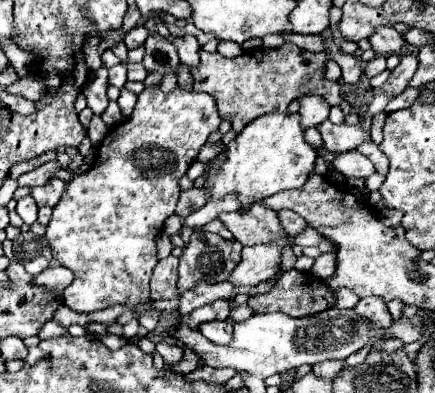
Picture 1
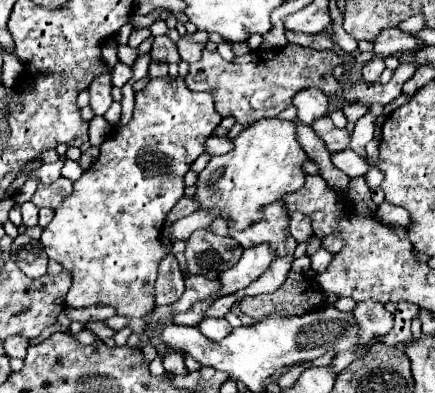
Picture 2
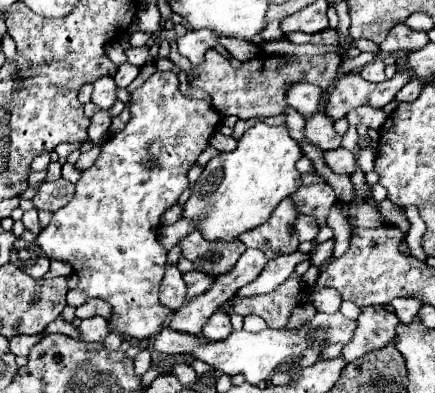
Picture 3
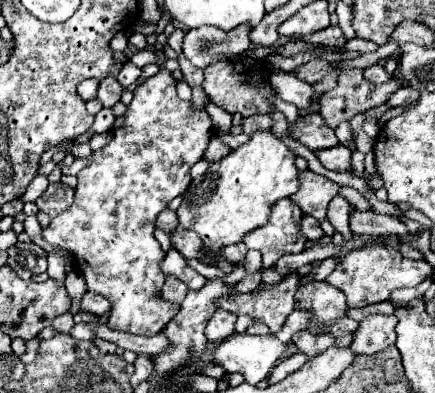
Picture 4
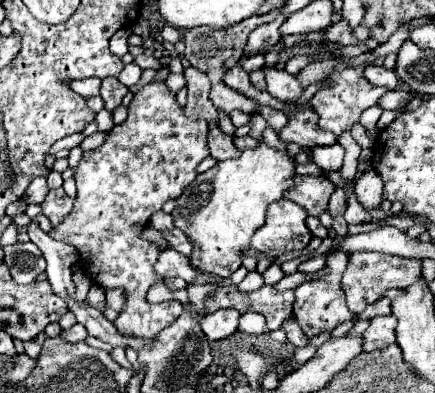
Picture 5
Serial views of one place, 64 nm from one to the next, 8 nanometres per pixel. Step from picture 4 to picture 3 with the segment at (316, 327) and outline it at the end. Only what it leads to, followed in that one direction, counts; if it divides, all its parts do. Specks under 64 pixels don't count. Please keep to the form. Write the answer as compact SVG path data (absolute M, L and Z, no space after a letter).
M312 286L312 300L310 300L316 310L320 312L338 312L340 308L340 294L332 288L318 288L318 286Z

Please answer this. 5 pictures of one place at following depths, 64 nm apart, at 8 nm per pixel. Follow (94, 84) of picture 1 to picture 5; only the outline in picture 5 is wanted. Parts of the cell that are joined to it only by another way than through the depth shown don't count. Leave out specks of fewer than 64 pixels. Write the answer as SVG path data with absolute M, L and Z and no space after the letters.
M104 78L102 80L102 88L100 88L100 96L104 100L104 108L106 110L114 110L116 106L120 106L122 98L126 96L128 88L124 88L124 84L118 82L118 78Z

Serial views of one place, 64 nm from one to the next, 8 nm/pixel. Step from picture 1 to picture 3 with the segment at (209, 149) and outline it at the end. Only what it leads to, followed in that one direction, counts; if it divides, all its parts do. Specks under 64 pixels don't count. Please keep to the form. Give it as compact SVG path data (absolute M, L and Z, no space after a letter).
M214 134L208 144L218 152L232 152L236 148L236 140L232 136L222 136L222 134Z

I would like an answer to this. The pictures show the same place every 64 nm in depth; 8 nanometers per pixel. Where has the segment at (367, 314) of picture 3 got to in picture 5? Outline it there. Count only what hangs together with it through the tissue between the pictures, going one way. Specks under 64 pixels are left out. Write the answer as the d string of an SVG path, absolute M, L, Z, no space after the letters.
M376 316L370 320L370 326L362 334L362 350L374 352L380 348L386 348L396 342L396 318L390 316Z

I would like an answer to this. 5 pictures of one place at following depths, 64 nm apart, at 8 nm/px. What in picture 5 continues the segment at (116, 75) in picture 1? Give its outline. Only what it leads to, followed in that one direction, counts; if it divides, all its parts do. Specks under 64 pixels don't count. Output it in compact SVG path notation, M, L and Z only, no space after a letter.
M130 62L130 64L126 64L124 66L124 70L120 72L120 76L118 76L118 80L124 84L124 86L134 86L138 80L140 80L140 74L142 74L142 68L138 68L134 62Z

